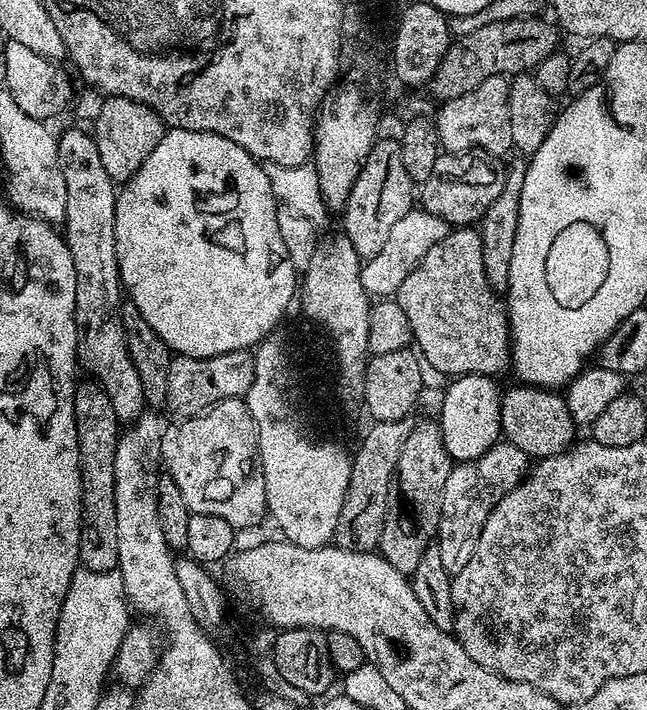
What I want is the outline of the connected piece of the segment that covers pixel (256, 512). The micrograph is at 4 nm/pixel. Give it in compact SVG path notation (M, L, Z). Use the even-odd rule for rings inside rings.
M243 399L223 400L201 416L169 423L160 447L163 471L170 478L174 478L174 482L178 482L178 490L182 490L182 499L186 501L188 511L214 514L214 518L226 518L226 522L230 522L230 526L237 530L254 527L260 519L265 519L268 511L259 454L260 445L256 442L254 418L250 418L250 410Z

